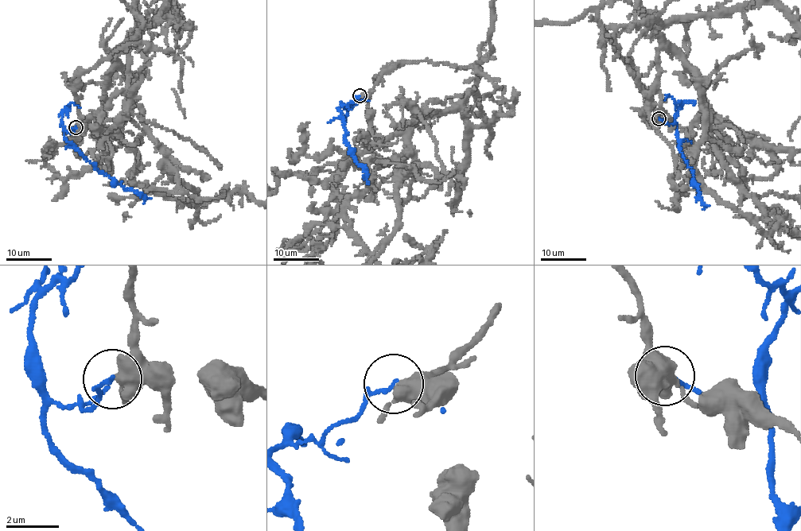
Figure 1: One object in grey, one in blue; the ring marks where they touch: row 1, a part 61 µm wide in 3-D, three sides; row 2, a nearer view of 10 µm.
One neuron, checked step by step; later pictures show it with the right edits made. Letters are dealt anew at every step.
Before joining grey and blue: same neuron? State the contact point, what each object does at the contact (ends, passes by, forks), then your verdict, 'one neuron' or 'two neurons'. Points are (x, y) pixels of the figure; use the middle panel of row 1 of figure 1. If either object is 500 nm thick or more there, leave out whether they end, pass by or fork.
at (359, 95); grey passes by; blue ends there; two neurons

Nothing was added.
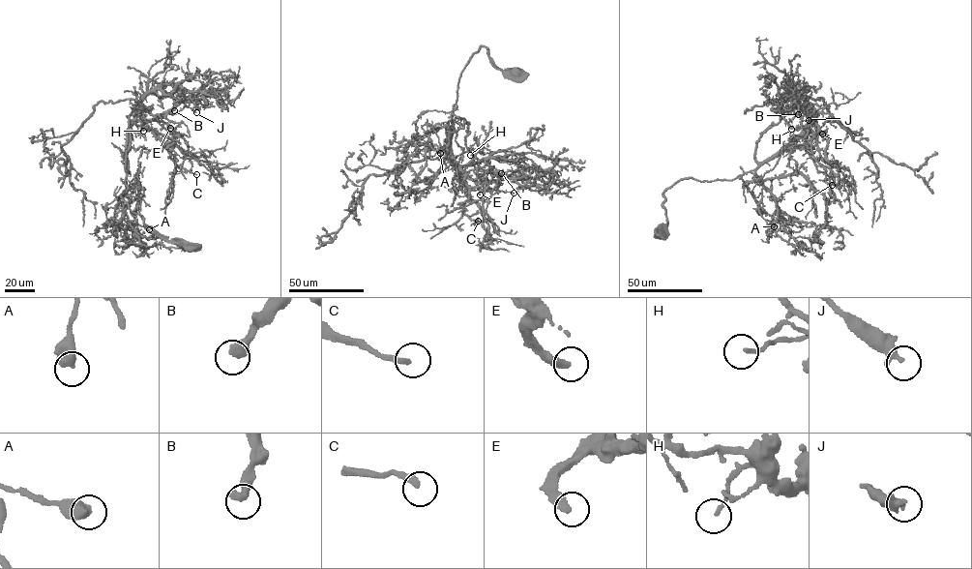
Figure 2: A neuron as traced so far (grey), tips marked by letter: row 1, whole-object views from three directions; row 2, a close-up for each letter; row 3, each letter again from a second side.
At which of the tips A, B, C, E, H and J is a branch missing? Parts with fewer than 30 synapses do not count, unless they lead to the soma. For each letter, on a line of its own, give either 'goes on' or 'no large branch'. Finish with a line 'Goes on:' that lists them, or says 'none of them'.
A: no large branch
B: goes on
C: goes on
E: goes on
H: no large branch
J: no large branch
Goes on: B, C, E

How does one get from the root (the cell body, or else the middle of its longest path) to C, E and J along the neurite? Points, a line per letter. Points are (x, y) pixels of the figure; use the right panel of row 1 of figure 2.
C: (659, 234), (668, 223), (663, 194), (675, 183), (731, 180), (755, 169), (810, 121), (832, 185)
E: (659, 234), (668, 223), (663, 194), (675, 183), (692, 178), (731, 180), (755, 169), (810, 121), (822, 134)
J: (659, 234), (668, 223), (663, 194), (675, 183), (731, 180), (755, 169), (814, 122), (813, 112), (809, 120)

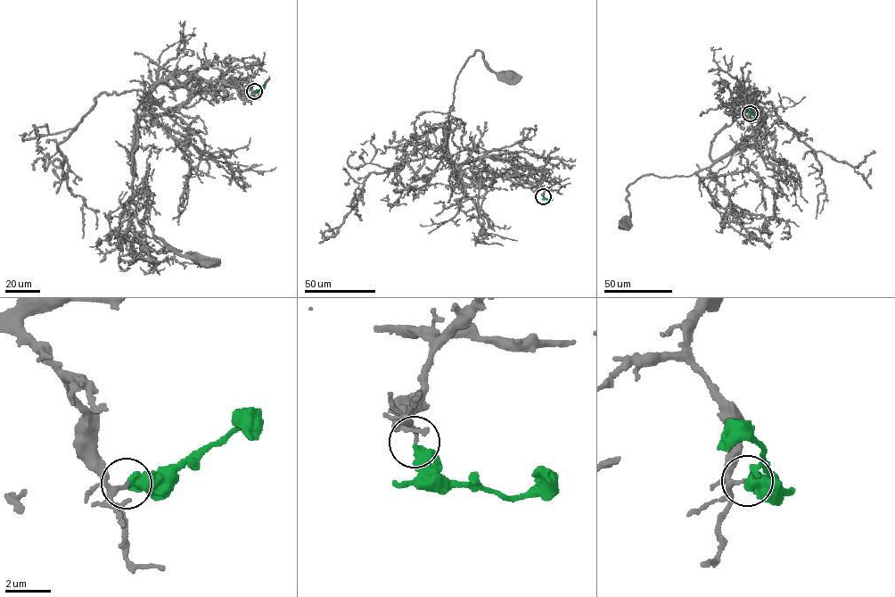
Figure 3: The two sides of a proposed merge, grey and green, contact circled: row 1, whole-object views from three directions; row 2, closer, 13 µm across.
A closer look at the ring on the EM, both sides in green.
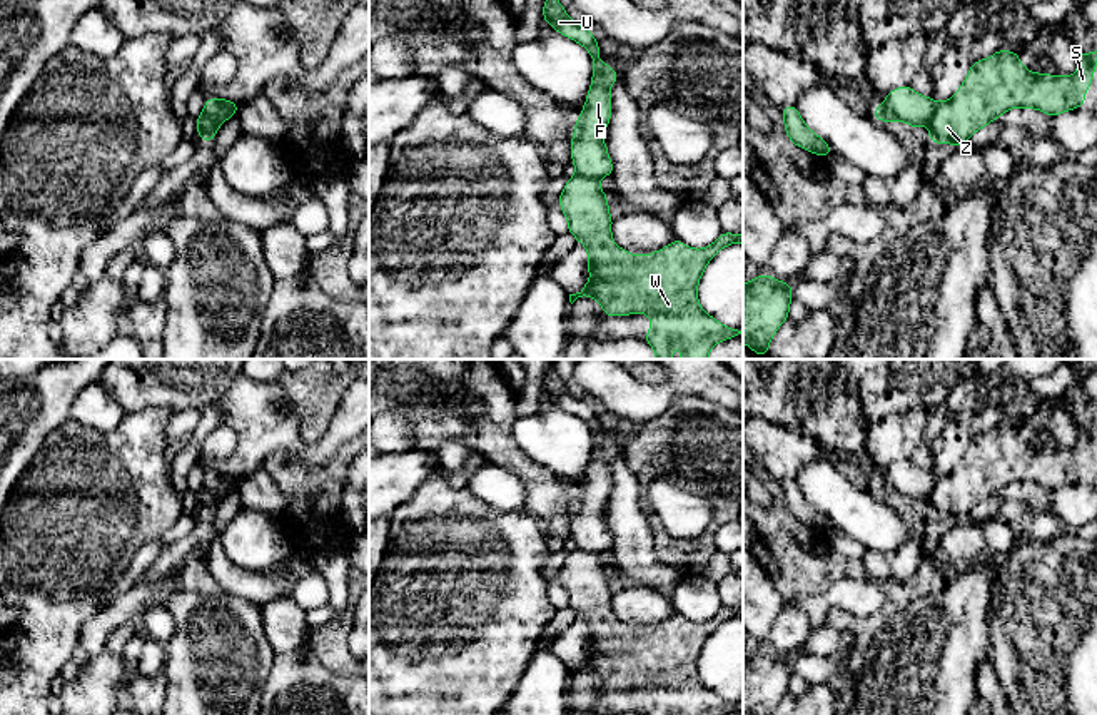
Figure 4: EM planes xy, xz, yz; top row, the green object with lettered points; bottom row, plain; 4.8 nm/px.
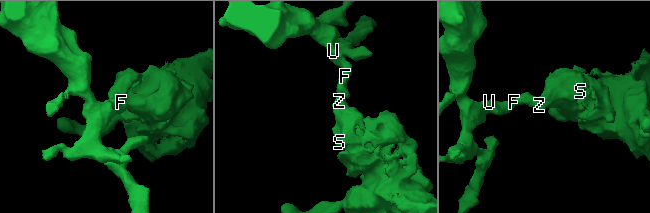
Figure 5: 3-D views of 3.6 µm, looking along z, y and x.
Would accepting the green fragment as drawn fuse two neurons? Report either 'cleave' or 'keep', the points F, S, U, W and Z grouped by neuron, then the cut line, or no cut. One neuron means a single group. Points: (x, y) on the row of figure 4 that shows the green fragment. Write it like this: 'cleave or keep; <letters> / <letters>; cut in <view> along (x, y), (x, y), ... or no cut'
cleave; F U / S W Z; cut in xz along (576, 172), (596, 181)

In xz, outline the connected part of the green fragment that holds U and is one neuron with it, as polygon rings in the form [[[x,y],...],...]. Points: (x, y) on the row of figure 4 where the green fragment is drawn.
[[[544,0],[543,17],[558,33],[581,43],[593,60],[591,87],[571,139],[571,159],[576,174],[594,180],[613,175],[613,162],[603,142],[603,134],[611,119],[609,87],[619,79],[619,74],[609,63],[598,60],[599,43],[586,25],[576,25],[568,17],[559,0]]]

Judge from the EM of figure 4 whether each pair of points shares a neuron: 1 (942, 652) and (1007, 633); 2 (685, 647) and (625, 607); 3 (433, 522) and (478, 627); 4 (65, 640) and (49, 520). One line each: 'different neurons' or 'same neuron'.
1: different neurons
2: different neurons
3: same neuron
4: same neuron

